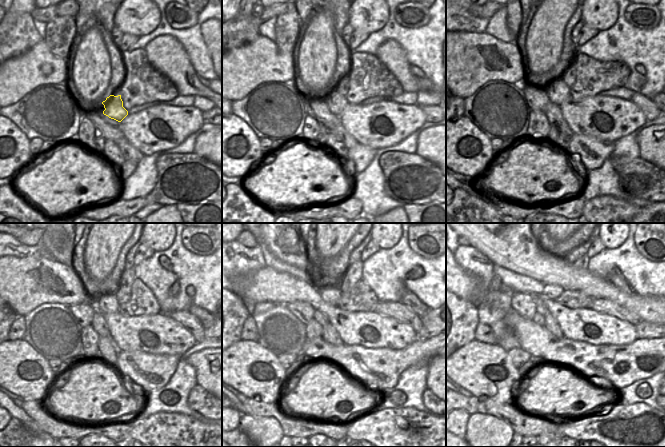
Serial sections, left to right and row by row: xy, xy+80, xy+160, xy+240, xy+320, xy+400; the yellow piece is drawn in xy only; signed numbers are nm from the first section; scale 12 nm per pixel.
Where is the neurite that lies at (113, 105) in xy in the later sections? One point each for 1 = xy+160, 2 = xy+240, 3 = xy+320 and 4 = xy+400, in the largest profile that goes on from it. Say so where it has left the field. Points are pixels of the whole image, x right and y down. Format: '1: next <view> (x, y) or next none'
1: next xy+160 (555, 86)
2: next xy+240 (107, 303)
3: next xy+320 (331, 294)
4: next xy+400 (551, 291)

